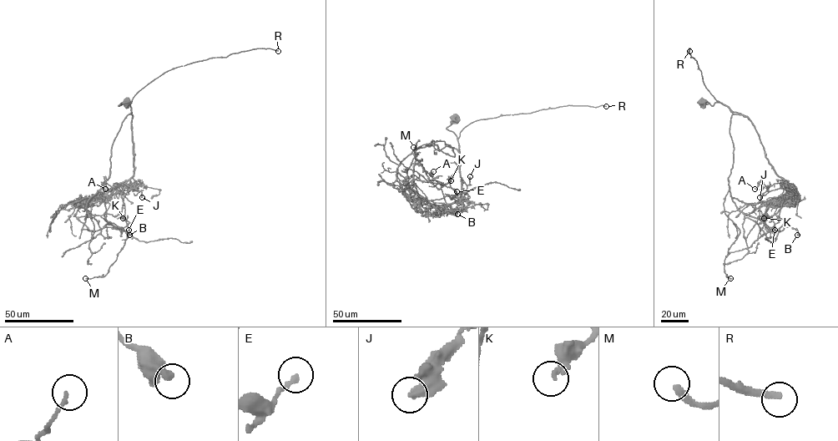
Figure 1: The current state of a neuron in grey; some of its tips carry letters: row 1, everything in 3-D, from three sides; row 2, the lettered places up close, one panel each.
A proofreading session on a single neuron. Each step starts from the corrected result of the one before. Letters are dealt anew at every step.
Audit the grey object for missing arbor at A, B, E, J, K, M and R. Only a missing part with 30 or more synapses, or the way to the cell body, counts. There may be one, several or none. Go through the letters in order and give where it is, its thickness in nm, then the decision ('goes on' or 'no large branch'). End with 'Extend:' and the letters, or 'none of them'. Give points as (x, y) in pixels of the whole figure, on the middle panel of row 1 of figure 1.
A: (433, 171) | 140 nm | no large branch
B: (457, 214) | 460 nm | no large branch
E: (456, 191) | 190 nm | no large branch
J: (470, 176) | 360 nm | no large branch
K: (451, 180) | 280 nm | no large branch
M: (413, 147) | 340 nm | no large branch
R: (606, 106) | 280 nm | no large branch
Extend: none of them

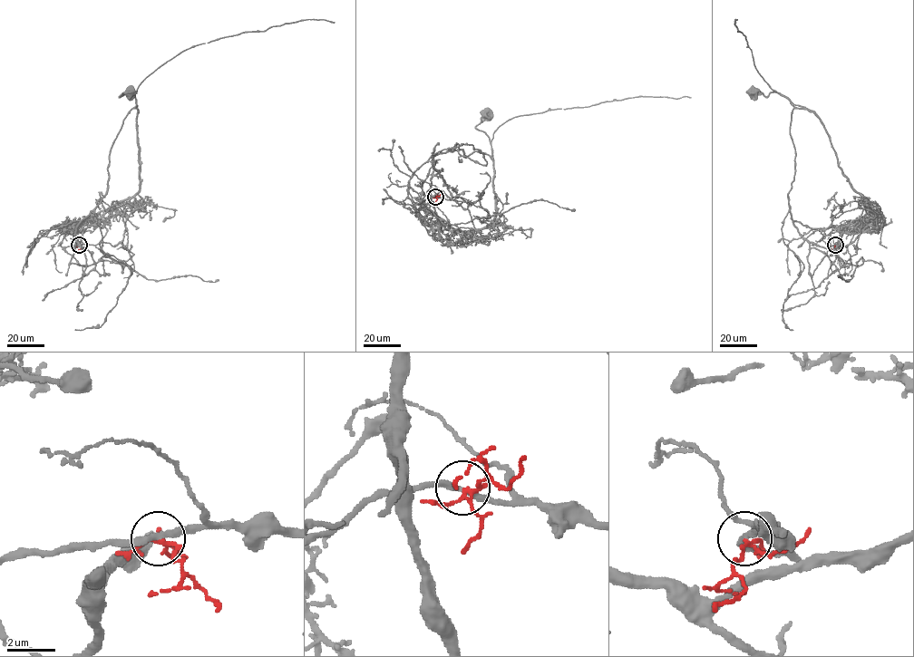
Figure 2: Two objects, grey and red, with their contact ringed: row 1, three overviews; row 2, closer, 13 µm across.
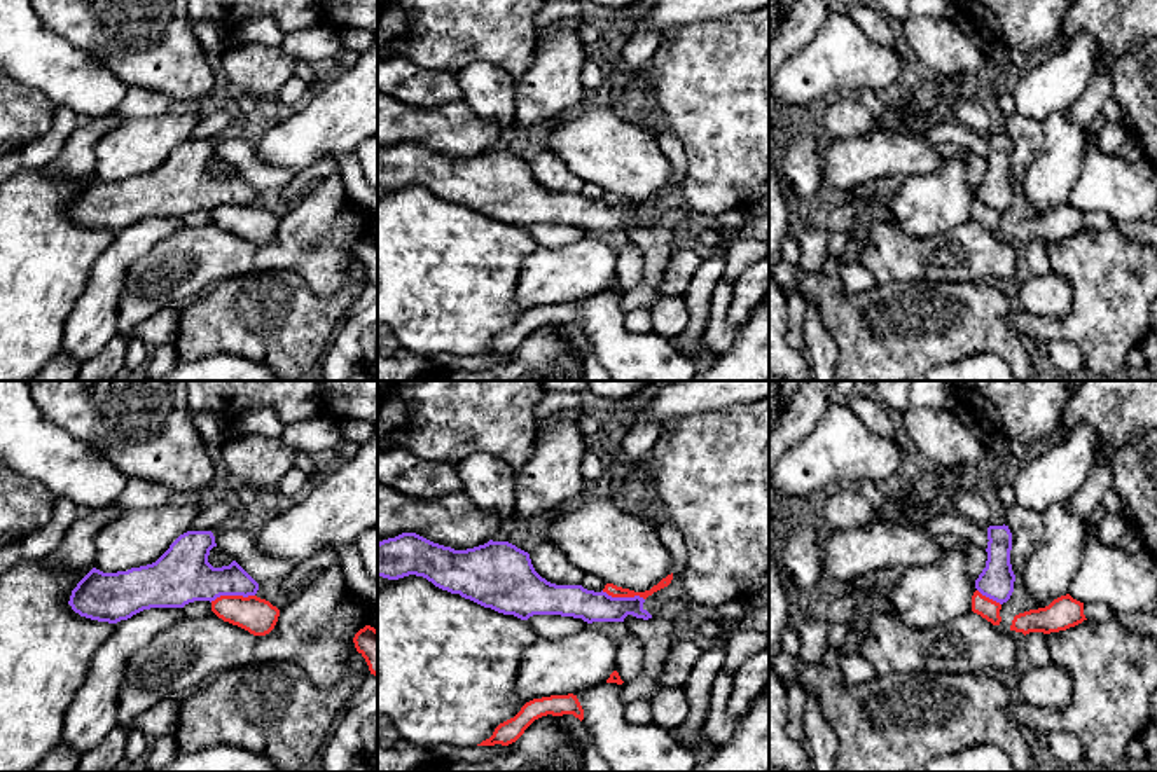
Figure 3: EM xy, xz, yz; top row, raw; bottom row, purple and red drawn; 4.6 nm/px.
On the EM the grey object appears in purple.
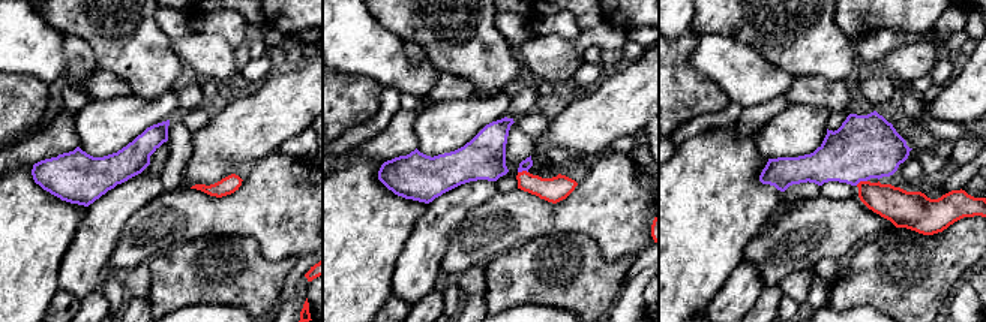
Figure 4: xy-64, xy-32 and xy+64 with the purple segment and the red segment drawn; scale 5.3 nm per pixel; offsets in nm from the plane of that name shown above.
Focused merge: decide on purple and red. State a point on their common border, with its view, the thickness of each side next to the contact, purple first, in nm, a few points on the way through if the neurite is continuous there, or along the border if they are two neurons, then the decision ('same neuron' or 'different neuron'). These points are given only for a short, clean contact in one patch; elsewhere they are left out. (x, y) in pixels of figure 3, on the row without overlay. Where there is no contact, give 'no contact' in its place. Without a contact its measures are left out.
contact xy (231, 203); calibres 260 and 160 nm; border xy (254, 203), (217, 205), (210, 210); different neuron

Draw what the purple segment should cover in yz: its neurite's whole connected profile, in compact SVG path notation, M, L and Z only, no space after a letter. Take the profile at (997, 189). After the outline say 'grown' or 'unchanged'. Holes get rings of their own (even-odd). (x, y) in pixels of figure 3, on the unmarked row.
M989 134L987 136L987 169L986 176L975 189L975 197L1003 213L1014 201L1015 183L1010 173L1012 141L1008 134Z | unchanged

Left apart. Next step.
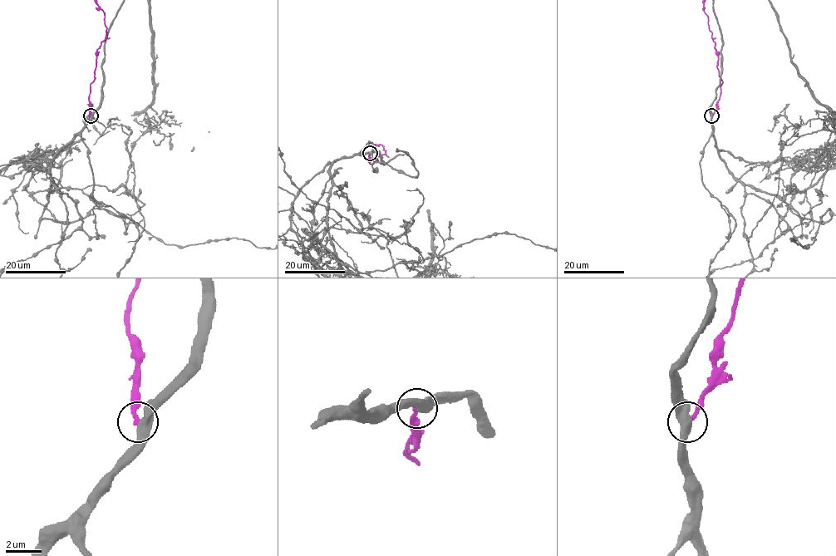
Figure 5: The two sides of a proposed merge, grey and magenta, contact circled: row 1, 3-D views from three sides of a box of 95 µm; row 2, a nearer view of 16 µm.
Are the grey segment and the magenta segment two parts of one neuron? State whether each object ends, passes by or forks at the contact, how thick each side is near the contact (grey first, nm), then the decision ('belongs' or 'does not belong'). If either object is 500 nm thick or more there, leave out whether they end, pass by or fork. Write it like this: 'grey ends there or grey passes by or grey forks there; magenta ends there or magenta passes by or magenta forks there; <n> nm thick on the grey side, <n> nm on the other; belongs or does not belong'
grey passes by; magenta ends there; 480 nm thick on the grey side, 240 nm on the other; does not belong

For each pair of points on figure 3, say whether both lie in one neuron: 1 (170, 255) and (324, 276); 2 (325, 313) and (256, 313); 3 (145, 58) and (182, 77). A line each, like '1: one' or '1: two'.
1: one
2: one
3: one

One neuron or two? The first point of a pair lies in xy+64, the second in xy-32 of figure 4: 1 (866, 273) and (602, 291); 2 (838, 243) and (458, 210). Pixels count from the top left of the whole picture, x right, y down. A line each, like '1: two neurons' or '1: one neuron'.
1: one neuron
2: two neurons

